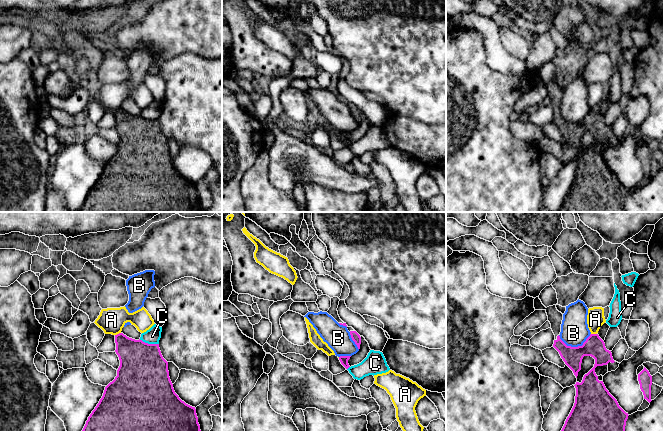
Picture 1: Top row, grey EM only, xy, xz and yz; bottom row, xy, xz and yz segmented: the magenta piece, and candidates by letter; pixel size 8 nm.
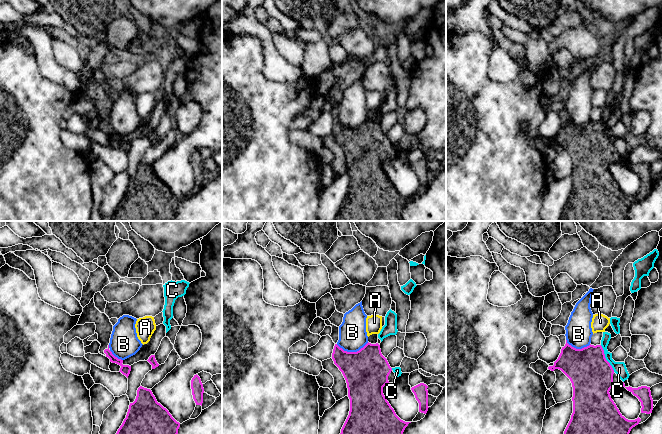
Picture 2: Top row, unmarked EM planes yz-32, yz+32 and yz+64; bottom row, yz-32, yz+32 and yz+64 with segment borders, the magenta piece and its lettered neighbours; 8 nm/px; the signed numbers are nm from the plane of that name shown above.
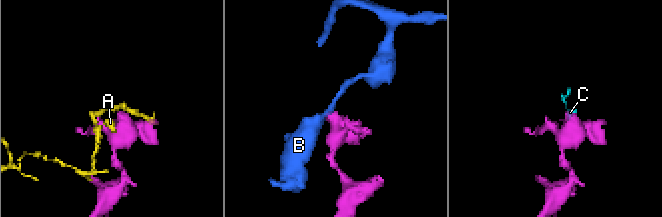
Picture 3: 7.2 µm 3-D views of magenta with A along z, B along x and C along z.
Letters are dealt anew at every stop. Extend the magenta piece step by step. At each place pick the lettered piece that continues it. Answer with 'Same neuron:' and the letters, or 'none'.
Same neuron: none

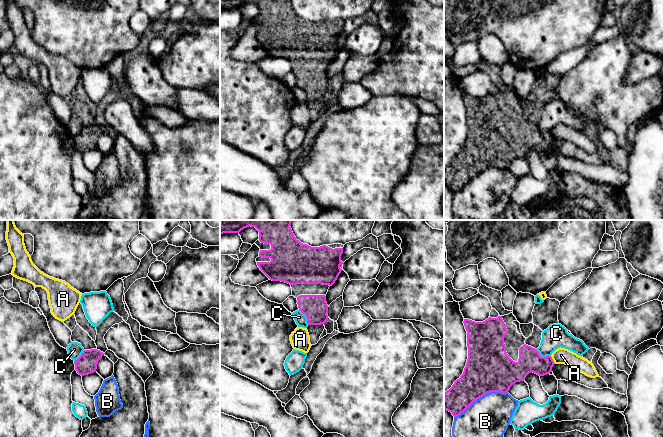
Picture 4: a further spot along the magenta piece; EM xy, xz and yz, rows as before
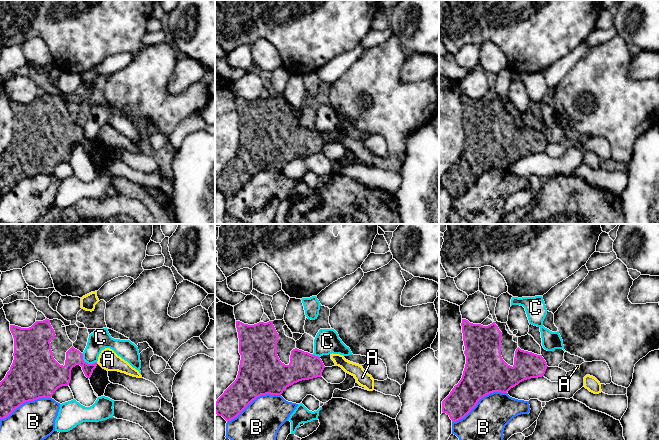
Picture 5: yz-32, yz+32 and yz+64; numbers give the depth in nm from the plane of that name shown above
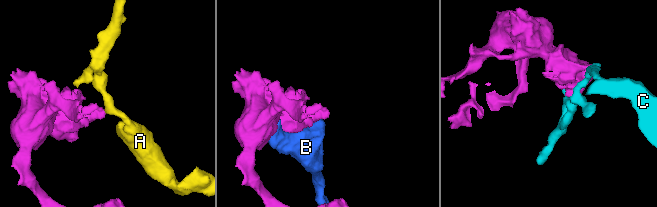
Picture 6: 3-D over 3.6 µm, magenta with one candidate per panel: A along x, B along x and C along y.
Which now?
Same neuron: none

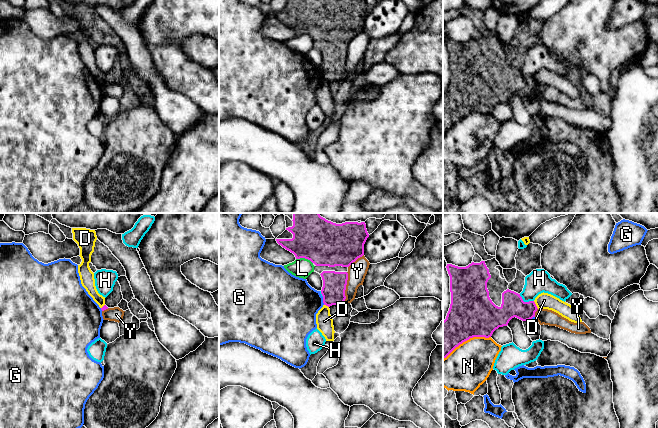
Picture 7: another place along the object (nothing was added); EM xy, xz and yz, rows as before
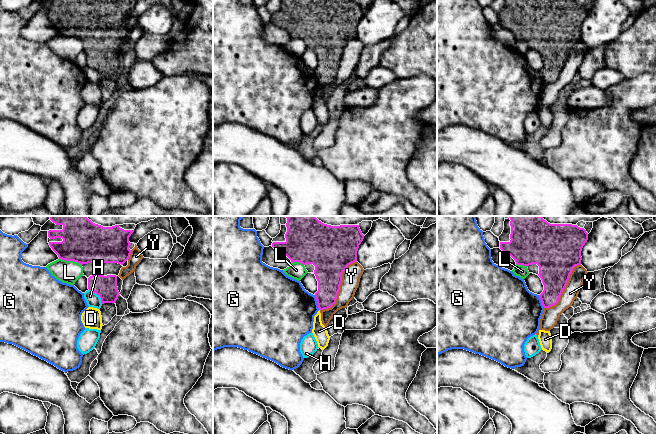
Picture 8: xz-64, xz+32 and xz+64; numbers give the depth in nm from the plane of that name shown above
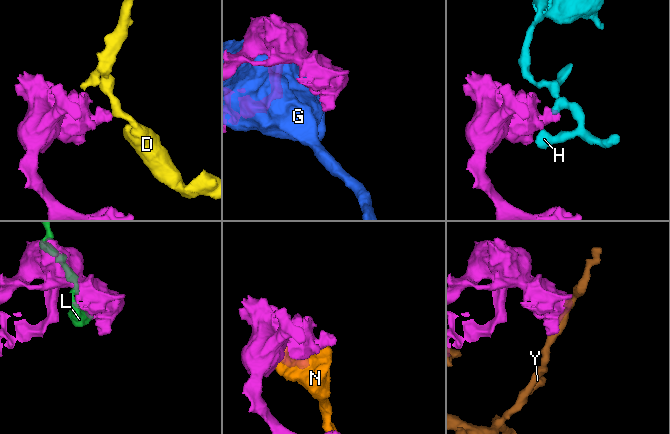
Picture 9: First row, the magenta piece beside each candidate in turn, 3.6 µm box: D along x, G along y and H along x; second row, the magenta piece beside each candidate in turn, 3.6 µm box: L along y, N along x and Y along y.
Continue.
Same neuron: none

